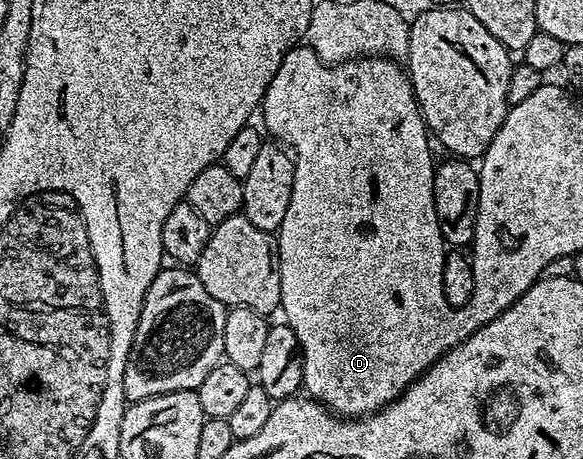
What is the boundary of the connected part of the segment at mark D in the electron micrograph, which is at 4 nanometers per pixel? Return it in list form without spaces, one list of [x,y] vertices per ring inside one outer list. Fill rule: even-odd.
[[[297,46],[289,48],[282,66],[278,66],[278,74],[274,74],[274,82],[270,82],[264,95],[263,112],[263,127],[266,132],[268,127],[267,135],[290,150],[294,157],[294,186],[290,190],[290,206],[286,206],[286,218],[282,218],[282,226],[278,229],[280,308],[284,312],[283,319],[294,330],[300,343],[300,353],[304,359],[303,391],[317,404],[324,405],[329,412],[334,412],[341,418],[370,416],[396,400],[401,390],[407,388],[424,369],[456,347],[466,336],[466,328],[457,309],[448,305],[446,294],[442,290],[446,245],[438,214],[434,210],[436,169],[434,159],[432,160],[433,145],[430,143],[428,127],[424,124],[424,116],[420,113],[420,103],[416,100],[407,71],[391,58],[370,56],[347,60],[345,64],[330,65],[323,64],[312,48]]]

